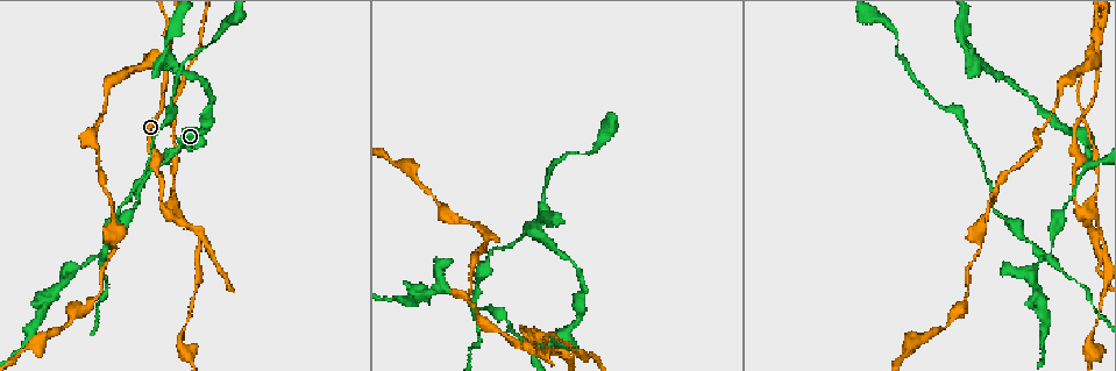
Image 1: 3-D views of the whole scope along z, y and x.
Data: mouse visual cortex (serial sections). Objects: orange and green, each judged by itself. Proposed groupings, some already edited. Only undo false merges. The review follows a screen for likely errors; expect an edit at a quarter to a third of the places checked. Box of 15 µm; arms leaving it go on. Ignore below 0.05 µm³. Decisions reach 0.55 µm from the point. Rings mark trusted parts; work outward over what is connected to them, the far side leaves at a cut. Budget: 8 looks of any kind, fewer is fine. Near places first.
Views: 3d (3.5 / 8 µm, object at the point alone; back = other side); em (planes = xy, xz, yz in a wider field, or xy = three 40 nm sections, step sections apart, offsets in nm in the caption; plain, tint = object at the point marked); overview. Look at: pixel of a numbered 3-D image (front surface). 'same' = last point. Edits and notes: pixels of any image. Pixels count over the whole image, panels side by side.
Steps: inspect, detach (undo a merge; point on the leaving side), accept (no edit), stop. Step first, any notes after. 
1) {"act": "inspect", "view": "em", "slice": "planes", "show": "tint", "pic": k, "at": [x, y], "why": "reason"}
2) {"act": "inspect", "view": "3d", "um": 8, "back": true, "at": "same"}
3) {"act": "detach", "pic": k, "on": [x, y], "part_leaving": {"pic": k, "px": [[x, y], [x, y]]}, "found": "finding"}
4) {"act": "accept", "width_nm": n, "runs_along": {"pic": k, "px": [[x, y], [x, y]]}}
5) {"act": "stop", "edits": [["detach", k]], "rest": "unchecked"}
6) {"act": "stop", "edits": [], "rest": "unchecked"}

{"act": "inspect", "view": "3d", "um": 3.5, "pic": 1, "at": [1049, 256], "why": "four or more arms meet"}

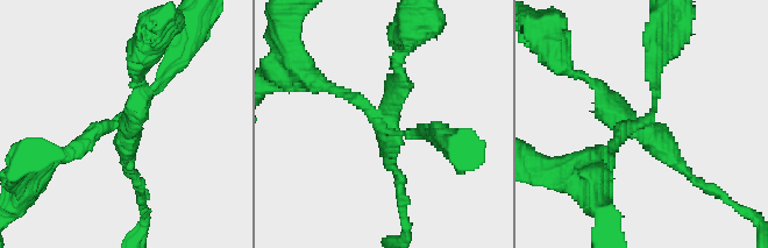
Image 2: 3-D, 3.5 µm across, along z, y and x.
{"act": "inspect", "view": "em", "slice": "xy", "step": 2, "show": "tint", "pic": 2, "at": [124, 123], "arms": 4, "arm_widths_nm": [150, 150, 200, 250], "why": "now the EM"}

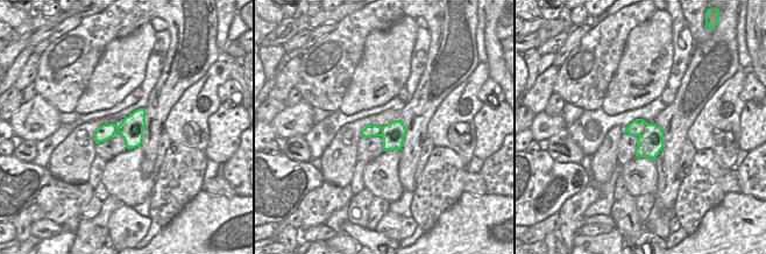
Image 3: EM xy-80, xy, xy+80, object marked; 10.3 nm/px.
{"act": "detach", "pic": 2, "on": [130, 104], "border": {"pic": 3, "px": [[647, 124], [638, 135]]}, "found": "two cells meet here"}

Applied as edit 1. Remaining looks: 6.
{"act": "inspect", "view": "overview"}

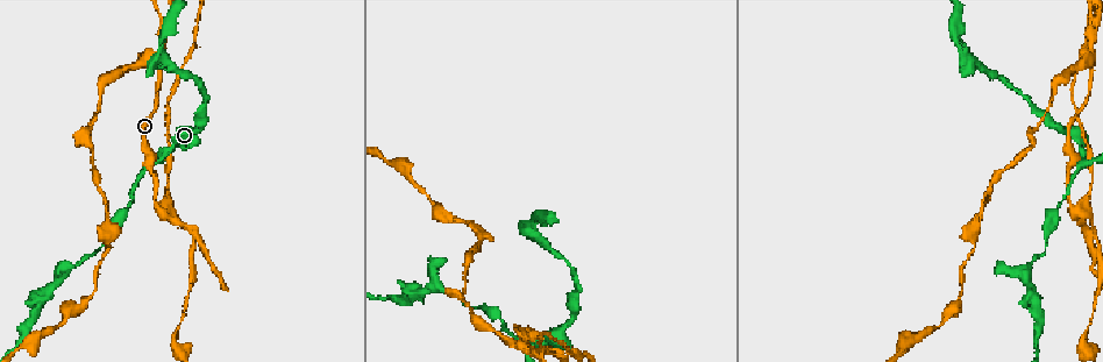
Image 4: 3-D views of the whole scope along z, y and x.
{"act": "inspect", "view": "3d", "um": 3.5, "pic": 4, "at": [567, 355], "why": "a narrow waist"}

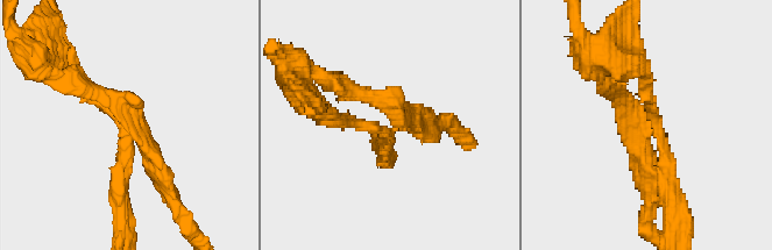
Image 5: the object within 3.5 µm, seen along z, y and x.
{"act": "inspect", "view": "em", "slice": "xy", "step": 1, "show": "plain", "pic": 5, "at": [135, 123], "why": "now the EM"}

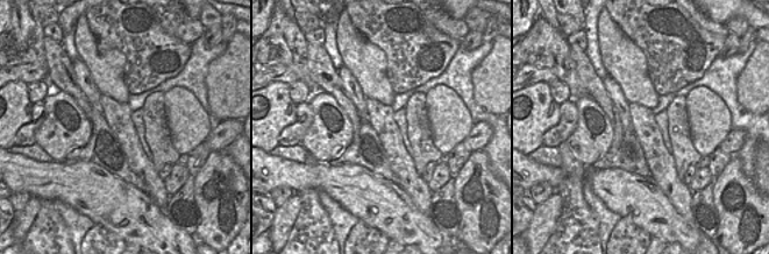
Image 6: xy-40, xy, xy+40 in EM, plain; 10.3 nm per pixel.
{"act": "inspect", "view": "em", "slice": "xy", "step": 1, "show": "tint", "at": "same", "why": "where the object lies"}

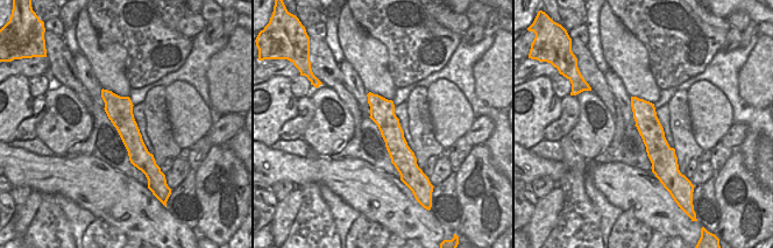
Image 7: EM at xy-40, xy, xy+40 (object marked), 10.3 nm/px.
{"act": "detach", "pic": 5, "on": [124, 171], "width_nm": 260, "part_leaving": {"pic": 5, "px": [[129, 135], [118, 188], [126, 238]]}, "found": "two cells meet here"}

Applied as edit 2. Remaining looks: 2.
{"act": "inspect", "view": "3d", "um": 3.5, "pic": 4, "at": [969, 57], "why": "abrupt turn"}

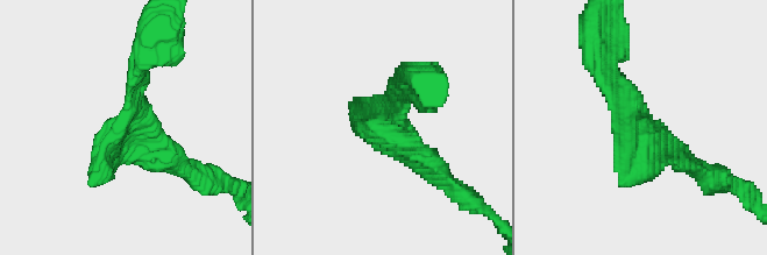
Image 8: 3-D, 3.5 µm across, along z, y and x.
{"act": "inspect", "view": "em", "slice": "xy", "step": 5, "show": "tint", "pic": 8, "at": [648, 128], "why": "now the EM"}

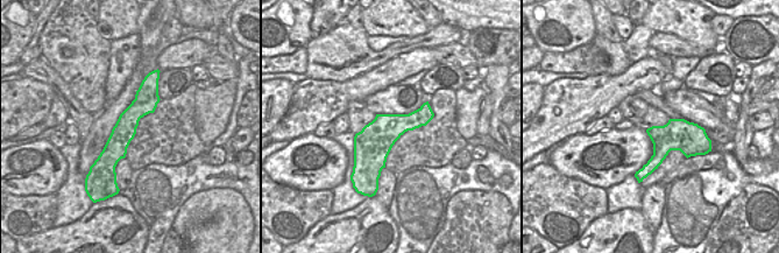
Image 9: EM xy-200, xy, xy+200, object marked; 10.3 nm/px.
{"act": "accept", "runs_along": {"pic": 9, "px": [[148, 84], [111, 169]]}, "found": "one cell here"}

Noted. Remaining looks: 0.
{"act": "stop", "edits": [["detach", 2], ["detach", 5]], "rest": "unchecked"}

